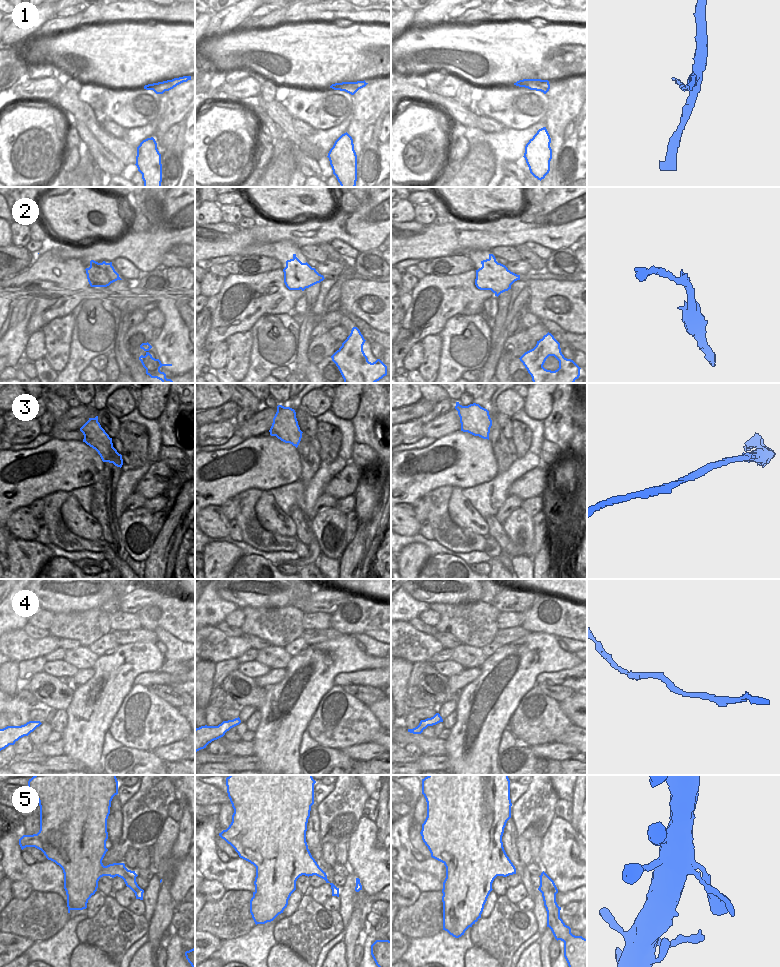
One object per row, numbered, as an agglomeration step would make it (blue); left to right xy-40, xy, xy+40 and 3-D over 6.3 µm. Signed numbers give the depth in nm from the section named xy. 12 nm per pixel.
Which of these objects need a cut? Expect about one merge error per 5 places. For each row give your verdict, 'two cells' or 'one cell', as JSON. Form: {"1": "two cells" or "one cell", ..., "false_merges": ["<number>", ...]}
{"1": "one cell", "2": "two cells", "3": "one cell", "4": "one cell", "5": "one cell", "false_merges": ["2"]}

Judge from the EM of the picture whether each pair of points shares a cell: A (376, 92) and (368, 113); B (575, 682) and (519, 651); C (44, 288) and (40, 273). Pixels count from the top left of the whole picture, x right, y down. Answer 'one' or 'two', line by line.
A: one
B: two
C: two

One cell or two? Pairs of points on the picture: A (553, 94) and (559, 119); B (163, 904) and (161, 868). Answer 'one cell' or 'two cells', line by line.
A: one cell
B: two cells

